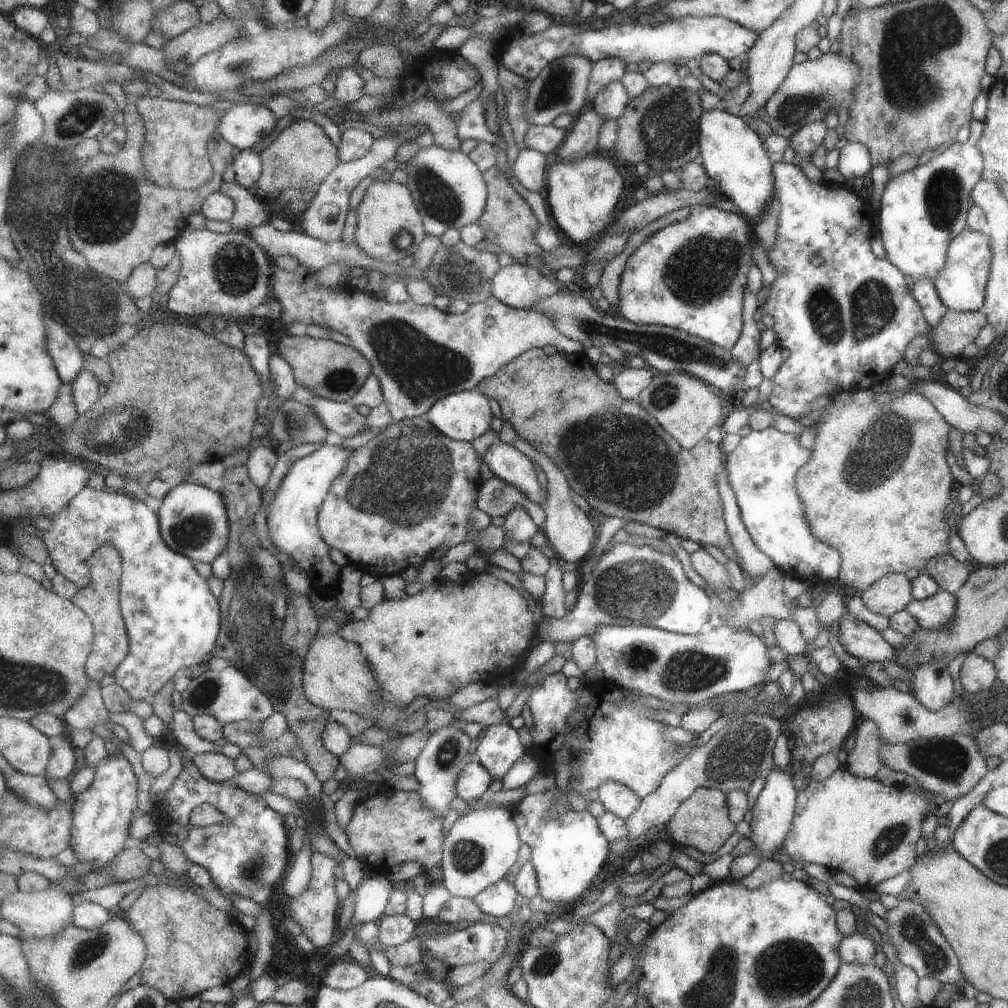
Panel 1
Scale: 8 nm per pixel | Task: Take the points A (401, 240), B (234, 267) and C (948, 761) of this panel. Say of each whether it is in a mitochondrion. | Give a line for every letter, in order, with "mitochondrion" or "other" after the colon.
A: mitochondrion
B: mitochondrion
C: mitochondrion

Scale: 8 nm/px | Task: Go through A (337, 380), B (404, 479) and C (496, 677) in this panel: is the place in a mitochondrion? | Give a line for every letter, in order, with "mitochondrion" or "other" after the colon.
A: mitochondrion
B: mitochondrion
C: other

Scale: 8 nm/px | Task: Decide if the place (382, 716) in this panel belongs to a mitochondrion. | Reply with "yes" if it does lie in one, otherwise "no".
no

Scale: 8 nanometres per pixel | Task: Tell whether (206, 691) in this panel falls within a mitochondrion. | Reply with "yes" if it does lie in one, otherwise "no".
yes

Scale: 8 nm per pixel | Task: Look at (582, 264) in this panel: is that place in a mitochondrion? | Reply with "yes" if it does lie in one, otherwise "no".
no

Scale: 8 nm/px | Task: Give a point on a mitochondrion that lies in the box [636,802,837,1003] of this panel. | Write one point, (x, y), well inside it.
(793, 967)

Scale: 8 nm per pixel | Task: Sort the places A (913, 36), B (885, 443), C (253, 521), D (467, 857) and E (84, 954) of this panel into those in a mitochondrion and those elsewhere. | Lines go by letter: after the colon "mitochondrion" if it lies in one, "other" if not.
A: mitochondrion
B: mitochondrion
C: other
D: mitochondrion
E: mitochondrion

